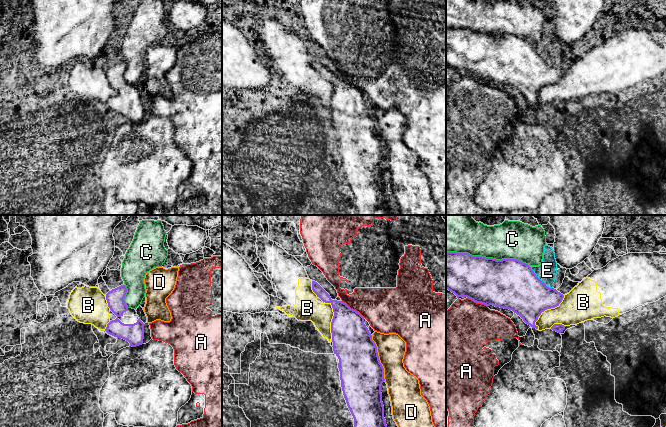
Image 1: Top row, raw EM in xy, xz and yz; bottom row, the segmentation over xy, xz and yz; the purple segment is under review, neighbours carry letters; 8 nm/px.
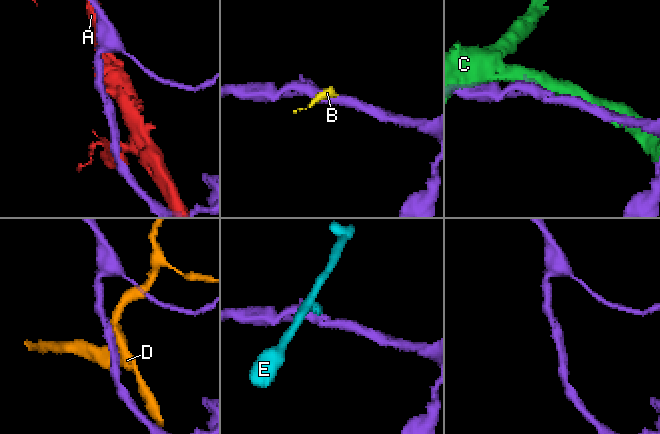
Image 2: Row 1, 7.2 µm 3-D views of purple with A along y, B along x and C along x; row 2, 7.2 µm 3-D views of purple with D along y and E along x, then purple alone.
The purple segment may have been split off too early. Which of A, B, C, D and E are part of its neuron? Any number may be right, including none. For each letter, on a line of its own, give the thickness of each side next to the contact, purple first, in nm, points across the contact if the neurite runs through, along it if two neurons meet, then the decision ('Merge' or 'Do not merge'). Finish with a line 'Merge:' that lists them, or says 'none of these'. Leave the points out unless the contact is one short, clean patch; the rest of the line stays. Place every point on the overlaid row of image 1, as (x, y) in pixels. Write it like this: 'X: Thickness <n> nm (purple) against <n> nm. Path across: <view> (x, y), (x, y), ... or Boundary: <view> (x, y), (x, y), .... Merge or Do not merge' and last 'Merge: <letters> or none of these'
A: Thickness 300 nm (purple) against 320 nm. Do not merge
B: Thickness 320 nm (purple) against 200 nm. Do not merge
C: Thickness 380 nm (purple) against 300 nm. Do not merge
D: Thickness 360 nm (purple) against 240 nm. Do not merge
E: Thickness 400 nm (purple) against 160 nm. Do not merge
Merge: none of these

